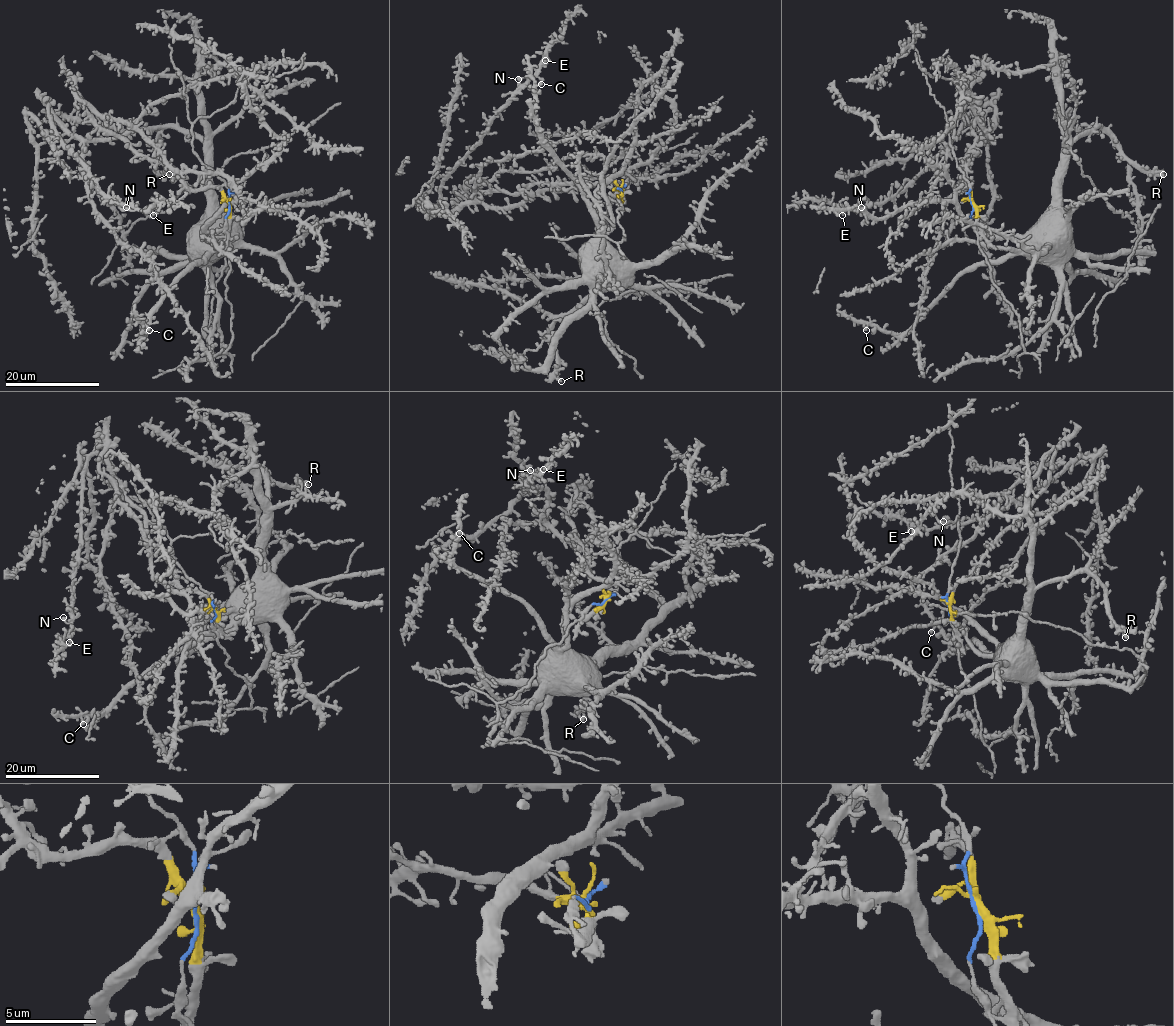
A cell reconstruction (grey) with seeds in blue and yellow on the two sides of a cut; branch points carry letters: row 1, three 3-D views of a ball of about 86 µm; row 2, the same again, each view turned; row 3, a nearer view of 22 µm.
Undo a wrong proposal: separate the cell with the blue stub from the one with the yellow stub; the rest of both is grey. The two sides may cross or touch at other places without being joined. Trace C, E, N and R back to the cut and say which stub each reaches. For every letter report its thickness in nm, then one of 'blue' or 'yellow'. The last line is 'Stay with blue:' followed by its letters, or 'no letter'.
C: 380 nm | blue
E: 170 nm | yellow
N: 360 nm | yellow
R: 360 nm | blue
Stay with blue: C, R

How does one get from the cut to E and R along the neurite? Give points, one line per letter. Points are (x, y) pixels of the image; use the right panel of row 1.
E: (972, 203), (964, 189), (965, 154), (977, 137), (988, 138), (991, 104), (980, 104), (899, 192), (842, 215)
R: (972, 203), (947, 125), (965, 107), (954, 83), (977, 65), (1049, 65), (1070, 139), (1101, 127), (1163, 174)

